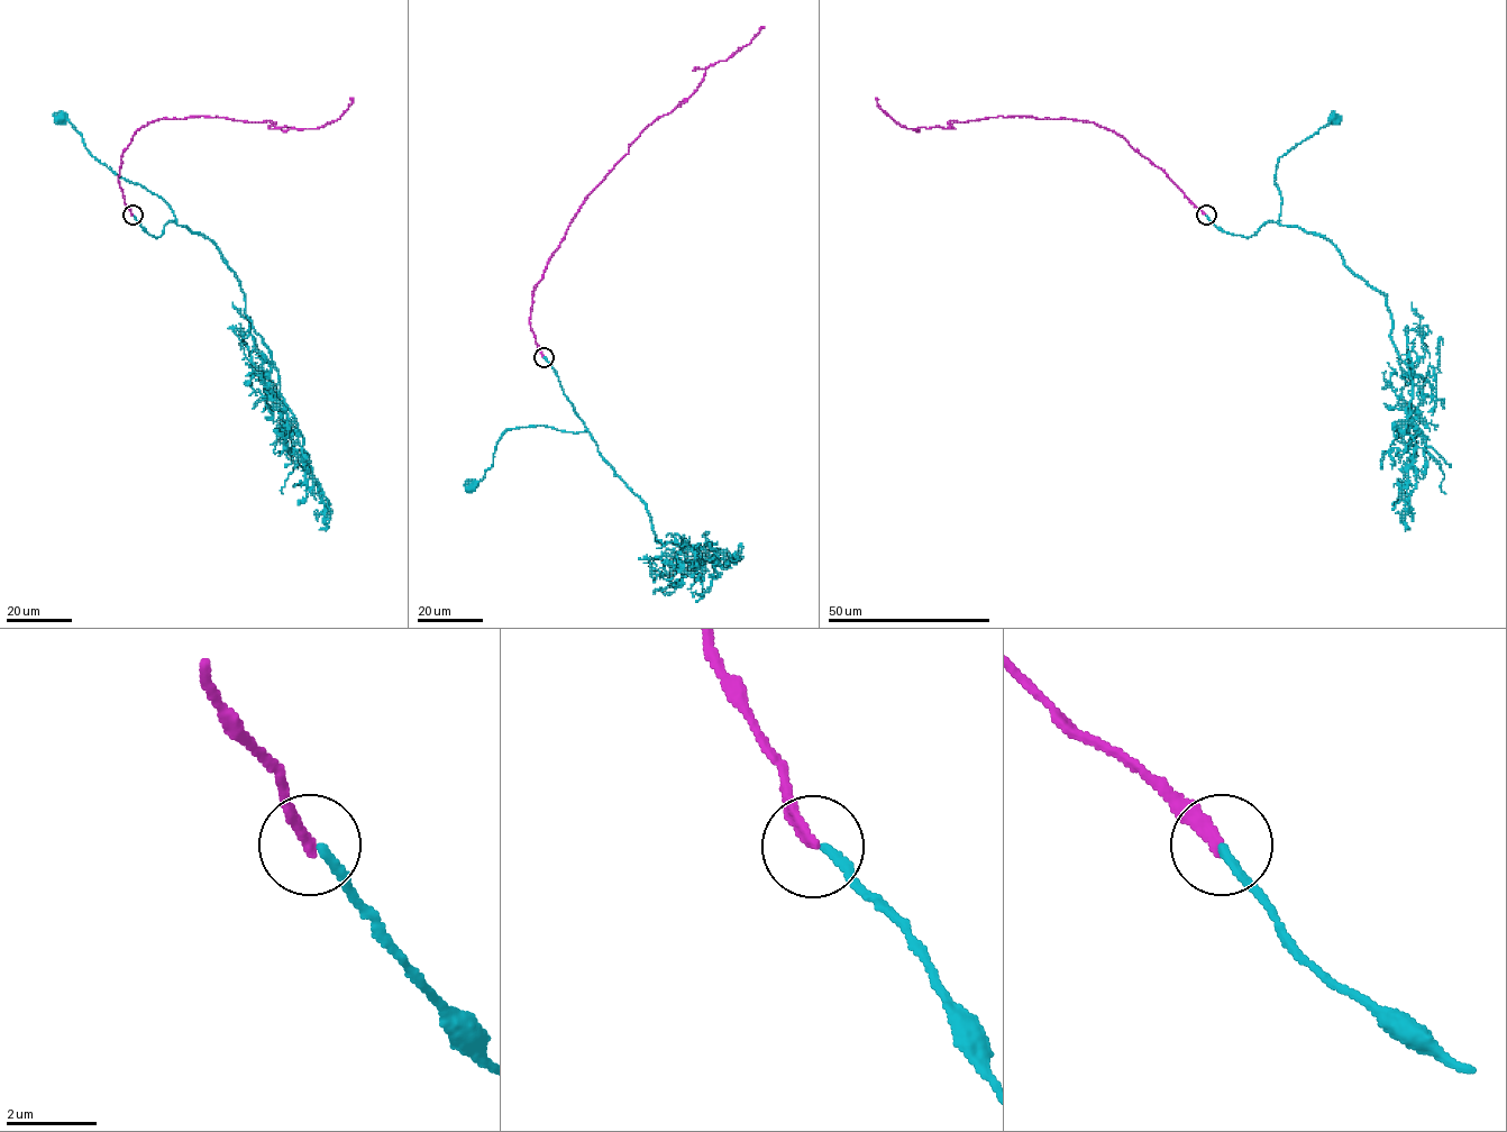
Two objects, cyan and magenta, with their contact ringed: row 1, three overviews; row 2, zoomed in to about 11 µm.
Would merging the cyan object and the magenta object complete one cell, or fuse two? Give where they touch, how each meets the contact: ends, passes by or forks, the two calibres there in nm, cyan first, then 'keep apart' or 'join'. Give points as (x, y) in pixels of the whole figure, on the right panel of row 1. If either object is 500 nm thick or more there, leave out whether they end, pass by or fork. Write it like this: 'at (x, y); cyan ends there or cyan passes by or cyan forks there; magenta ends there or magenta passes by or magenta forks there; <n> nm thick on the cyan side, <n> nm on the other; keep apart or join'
at (1206, 215); cyan ends there; magenta ends there; 190 nm thick on the cyan side, 240 nm on the other; join

